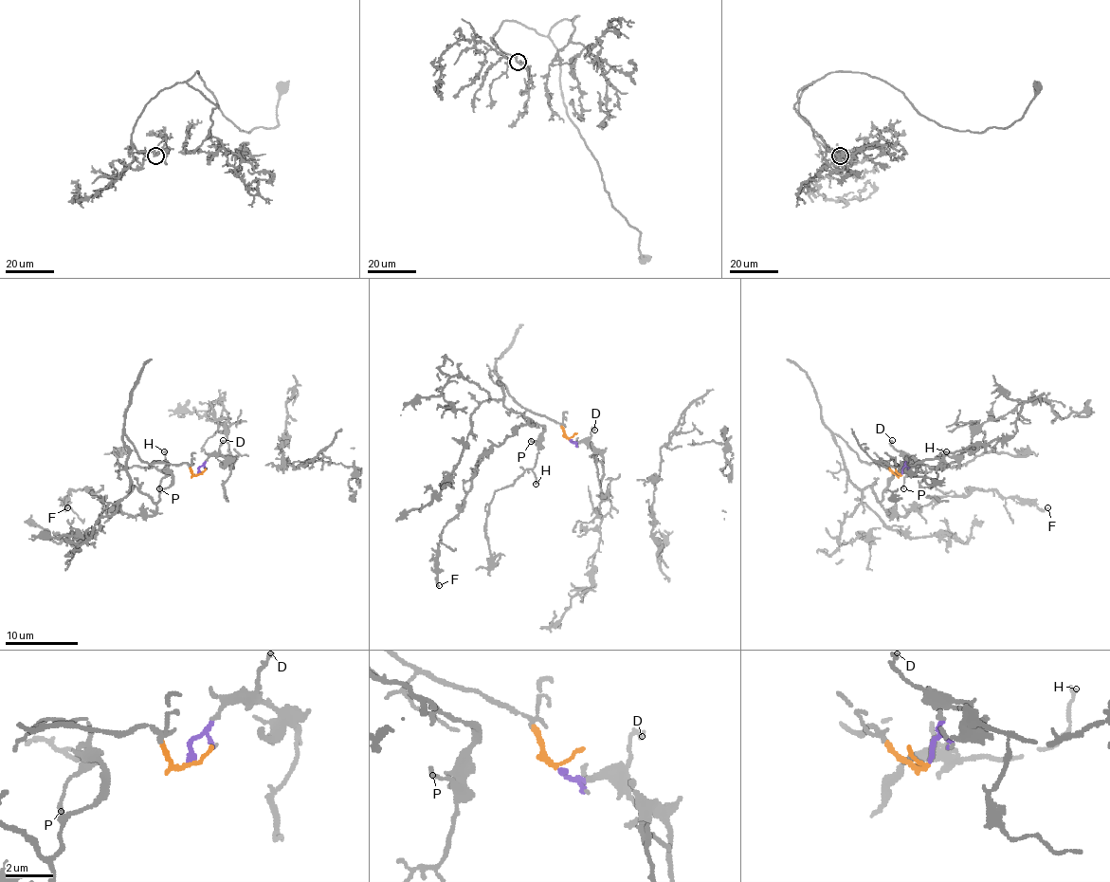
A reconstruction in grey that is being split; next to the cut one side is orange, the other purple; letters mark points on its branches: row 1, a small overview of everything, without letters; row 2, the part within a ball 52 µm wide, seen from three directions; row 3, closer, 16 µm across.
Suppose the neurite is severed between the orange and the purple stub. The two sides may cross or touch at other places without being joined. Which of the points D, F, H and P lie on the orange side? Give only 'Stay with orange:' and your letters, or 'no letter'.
Stay with orange: F, H, P

